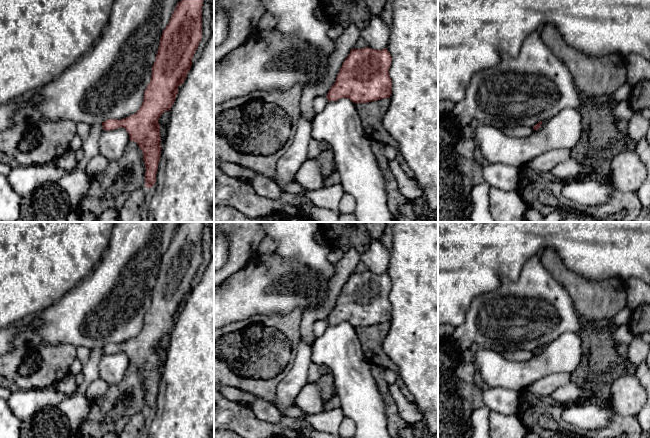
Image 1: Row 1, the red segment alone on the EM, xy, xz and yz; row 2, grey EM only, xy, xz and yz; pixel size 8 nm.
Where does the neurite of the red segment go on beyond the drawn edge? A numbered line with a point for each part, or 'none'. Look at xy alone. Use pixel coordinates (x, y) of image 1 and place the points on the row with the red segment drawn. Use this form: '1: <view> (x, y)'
none

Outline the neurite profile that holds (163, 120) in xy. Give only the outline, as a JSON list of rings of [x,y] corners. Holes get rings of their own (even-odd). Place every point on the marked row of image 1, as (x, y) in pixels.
[[[165,111],[158,120],[158,123],[160,125],[161,147],[166,134],[166,126],[167,126],[168,120],[169,120],[169,111]]]

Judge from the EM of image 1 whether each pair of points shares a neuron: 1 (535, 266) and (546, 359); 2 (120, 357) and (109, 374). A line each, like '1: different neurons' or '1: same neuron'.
1: different neurons
2: same neuron

